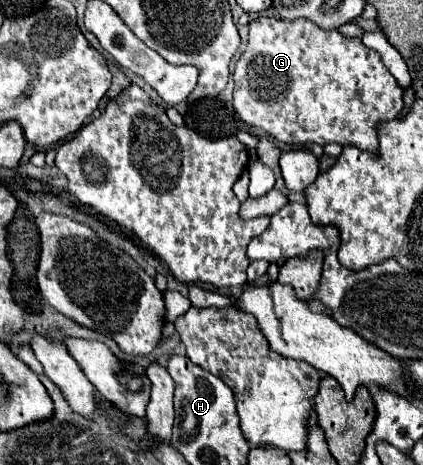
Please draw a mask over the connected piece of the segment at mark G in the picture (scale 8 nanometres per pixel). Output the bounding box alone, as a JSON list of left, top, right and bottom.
[233,17,403,153]

